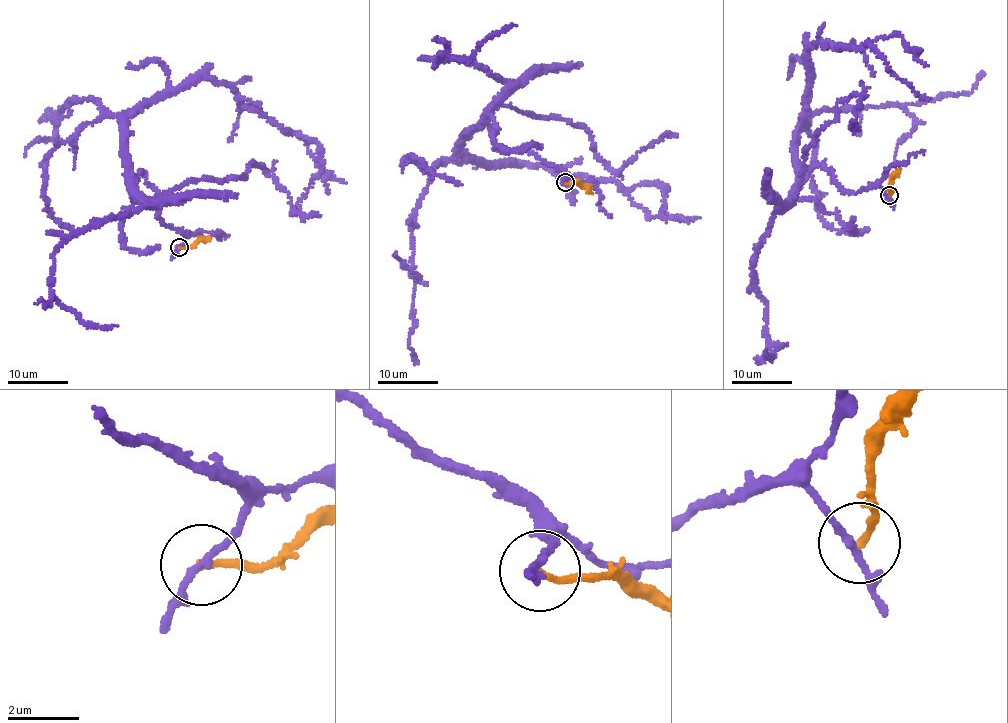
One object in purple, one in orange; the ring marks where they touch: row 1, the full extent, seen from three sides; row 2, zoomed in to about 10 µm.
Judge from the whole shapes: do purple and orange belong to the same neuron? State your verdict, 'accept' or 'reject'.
reject

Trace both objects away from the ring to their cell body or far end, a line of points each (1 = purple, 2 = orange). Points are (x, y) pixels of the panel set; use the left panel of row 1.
1: (178, 247), (160, 195), (133, 179), (126, 117), (203, 78), (319, 145), (295, 214)
2: (178, 247), (210, 238)

